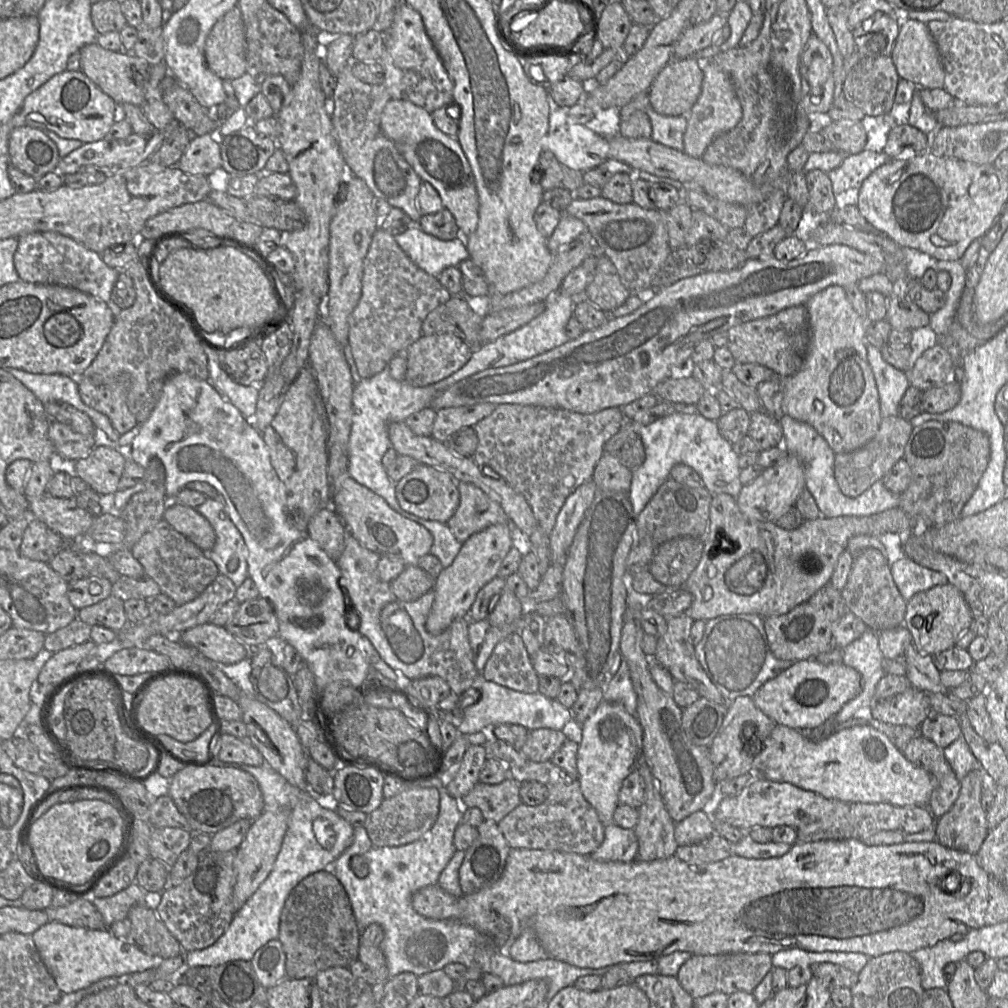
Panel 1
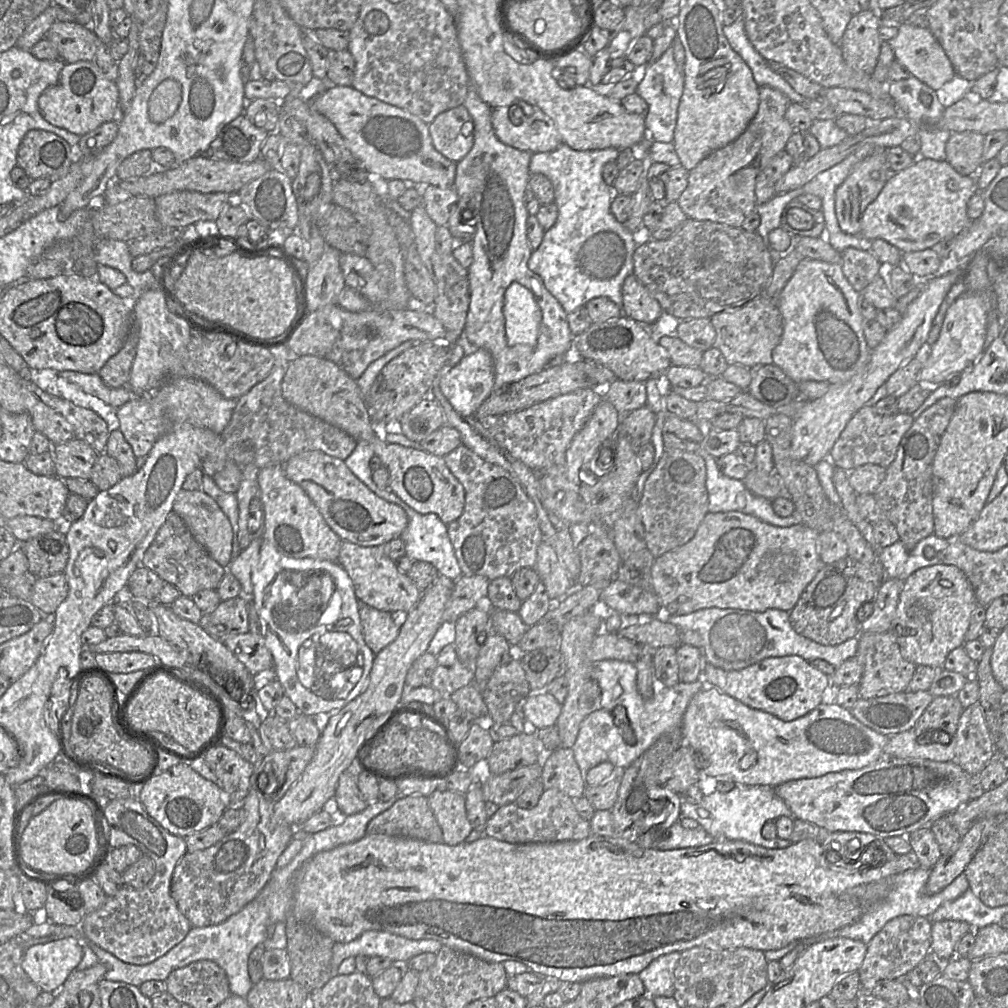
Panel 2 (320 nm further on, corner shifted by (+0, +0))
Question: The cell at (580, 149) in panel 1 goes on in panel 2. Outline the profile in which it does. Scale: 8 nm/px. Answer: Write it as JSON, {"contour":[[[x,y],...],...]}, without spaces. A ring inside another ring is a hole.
{"contour":[[[517,101],[510,106],[492,108],[491,122],[495,135],[506,145],[530,153],[549,152],[556,149],[562,140],[554,122],[537,106]]]}

